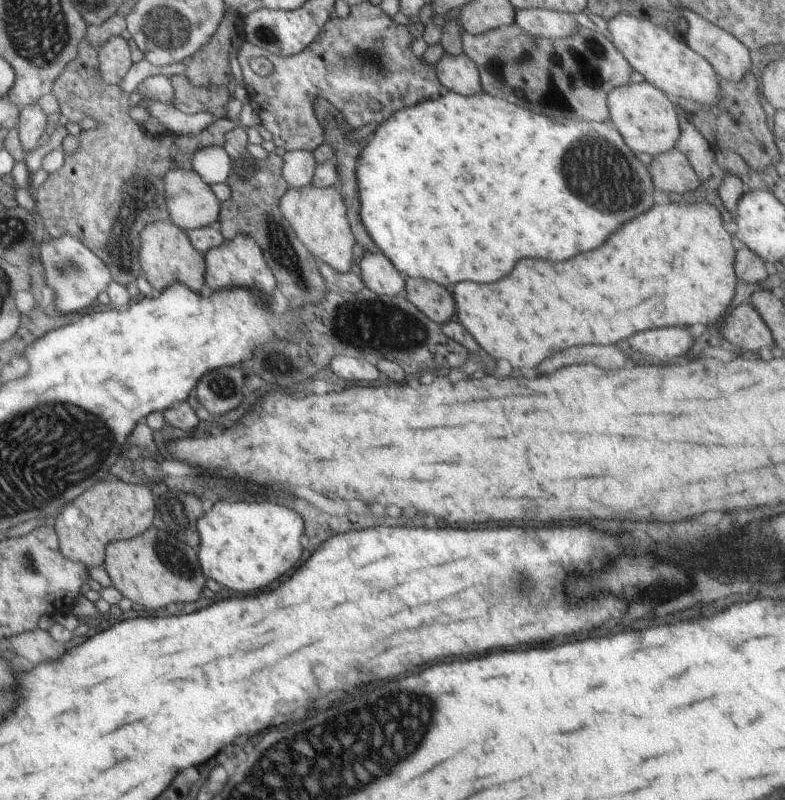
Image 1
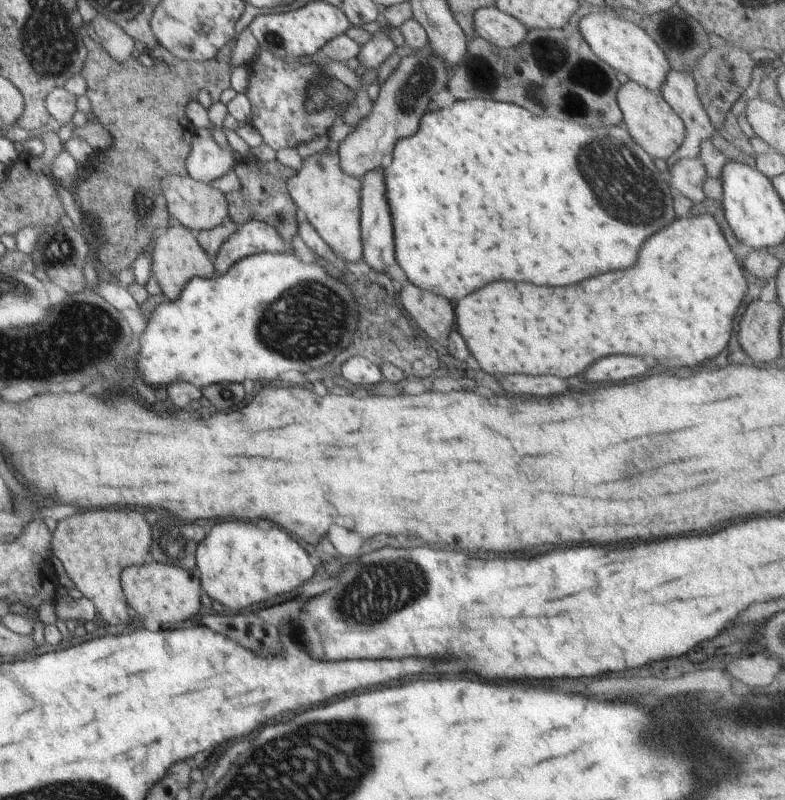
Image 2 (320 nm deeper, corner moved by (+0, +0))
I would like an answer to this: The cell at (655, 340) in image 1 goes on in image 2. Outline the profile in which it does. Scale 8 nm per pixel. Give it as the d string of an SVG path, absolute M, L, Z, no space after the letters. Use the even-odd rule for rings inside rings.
M608 356L602 358L598 362L594 362L590 366L590 374L588 370L584 372L584 380L596 384L596 382L624 382L636 376L646 374L648 366L644 364L642 358L636 356Z

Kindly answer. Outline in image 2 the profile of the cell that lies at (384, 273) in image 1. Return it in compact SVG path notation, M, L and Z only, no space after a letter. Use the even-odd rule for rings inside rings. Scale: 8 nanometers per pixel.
M383 167L362 178L361 191L361 214L360 214L360 236L362 238L363 257L362 259L374 270L382 275L387 269L396 263L395 239L392 226L392 217L388 210L388 200L386 200L386 184L384 184Z

